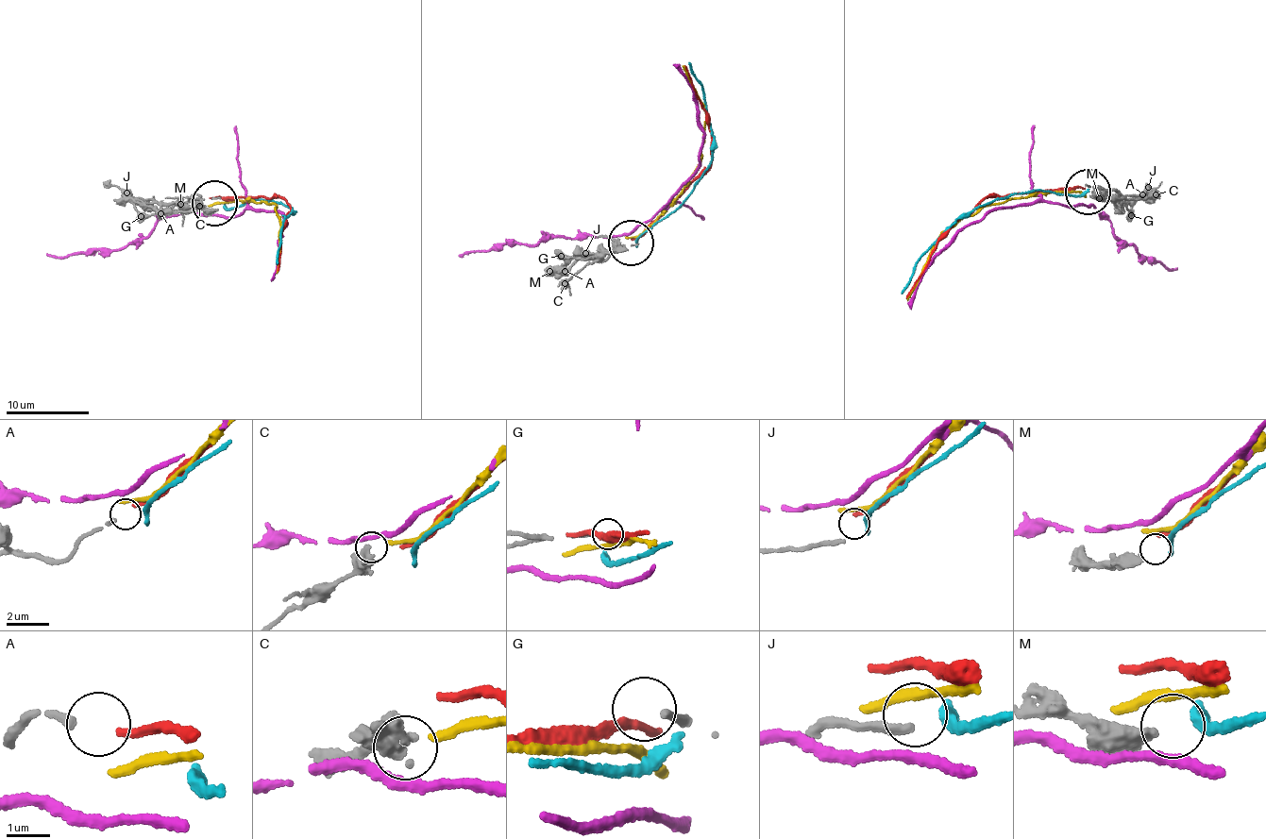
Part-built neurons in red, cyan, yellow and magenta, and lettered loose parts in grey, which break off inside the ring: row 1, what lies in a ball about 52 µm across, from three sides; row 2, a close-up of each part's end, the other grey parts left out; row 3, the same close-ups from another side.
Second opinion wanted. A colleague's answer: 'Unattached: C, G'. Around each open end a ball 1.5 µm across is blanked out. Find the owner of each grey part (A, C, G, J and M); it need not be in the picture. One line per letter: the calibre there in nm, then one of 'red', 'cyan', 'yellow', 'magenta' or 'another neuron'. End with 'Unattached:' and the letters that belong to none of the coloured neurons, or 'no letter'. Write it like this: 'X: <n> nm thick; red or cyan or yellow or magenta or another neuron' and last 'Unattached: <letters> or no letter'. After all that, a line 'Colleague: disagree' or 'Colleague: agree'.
A: 150 nm thick; red
C: 550 nm thick; yellow
G: 170 nm thick; another neuron
J: 190 nm thick; cyan
M: 380 nm thick; another neuron
Unattached: G, M
Colleague: disagree

